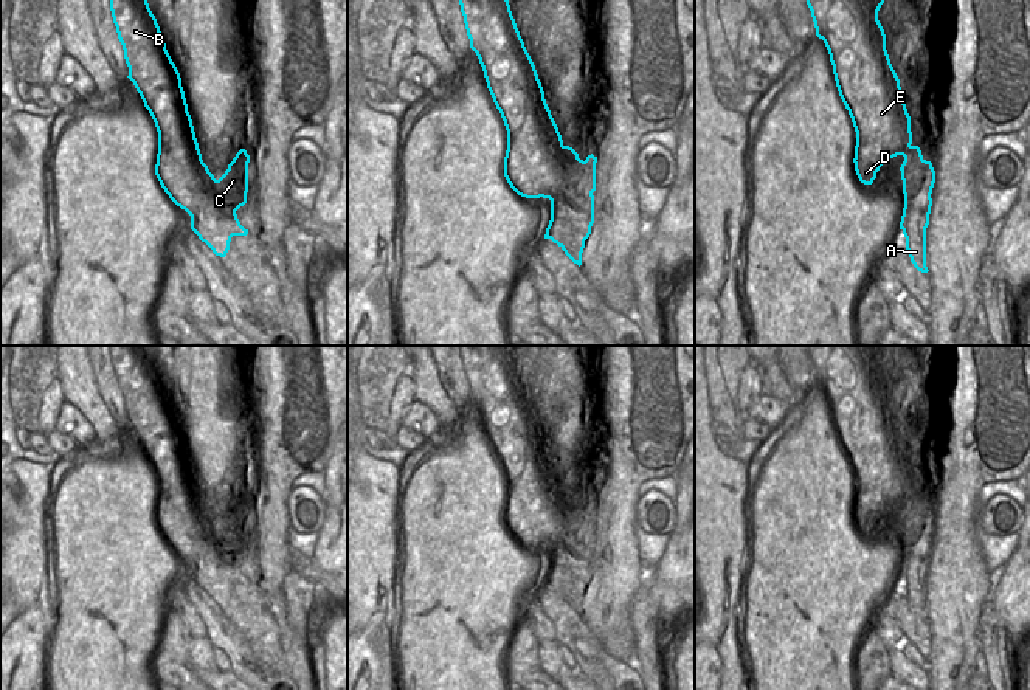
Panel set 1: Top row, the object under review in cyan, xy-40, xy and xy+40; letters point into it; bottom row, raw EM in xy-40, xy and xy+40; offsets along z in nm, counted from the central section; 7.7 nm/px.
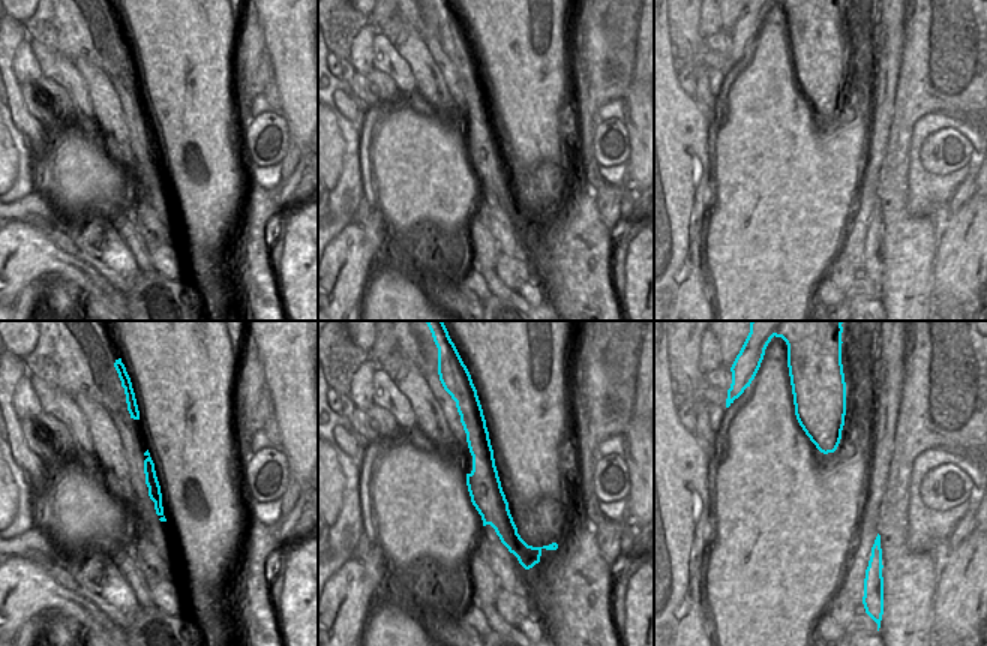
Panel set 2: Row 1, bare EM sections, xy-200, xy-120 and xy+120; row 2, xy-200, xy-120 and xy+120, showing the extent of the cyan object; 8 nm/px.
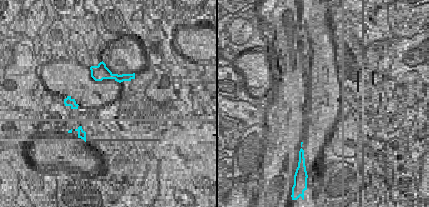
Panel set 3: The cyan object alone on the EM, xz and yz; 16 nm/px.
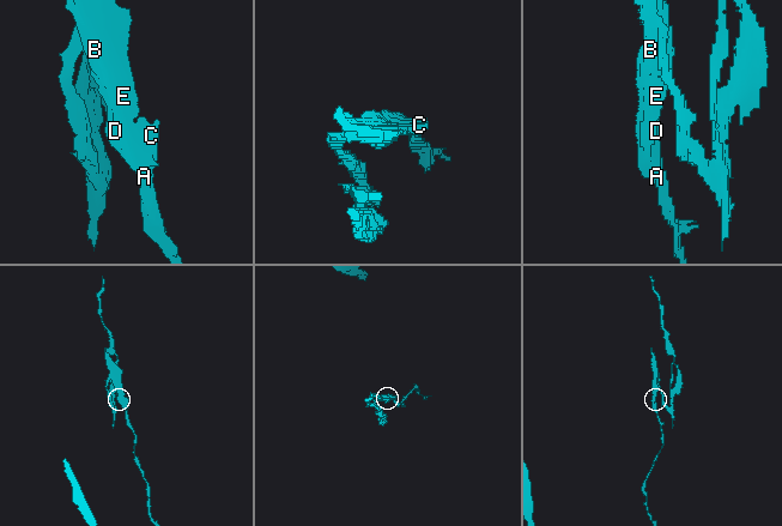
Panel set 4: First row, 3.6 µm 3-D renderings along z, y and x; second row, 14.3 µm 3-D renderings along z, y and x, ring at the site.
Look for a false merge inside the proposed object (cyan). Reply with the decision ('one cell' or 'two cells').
two cells

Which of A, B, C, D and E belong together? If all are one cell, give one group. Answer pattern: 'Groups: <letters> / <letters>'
Groups: A C / B D E.

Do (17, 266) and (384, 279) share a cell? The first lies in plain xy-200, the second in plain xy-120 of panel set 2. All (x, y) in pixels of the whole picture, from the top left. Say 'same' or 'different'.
different

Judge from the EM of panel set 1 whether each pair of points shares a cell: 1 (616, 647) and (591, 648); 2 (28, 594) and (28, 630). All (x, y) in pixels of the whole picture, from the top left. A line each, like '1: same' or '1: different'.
1: different
2: different

